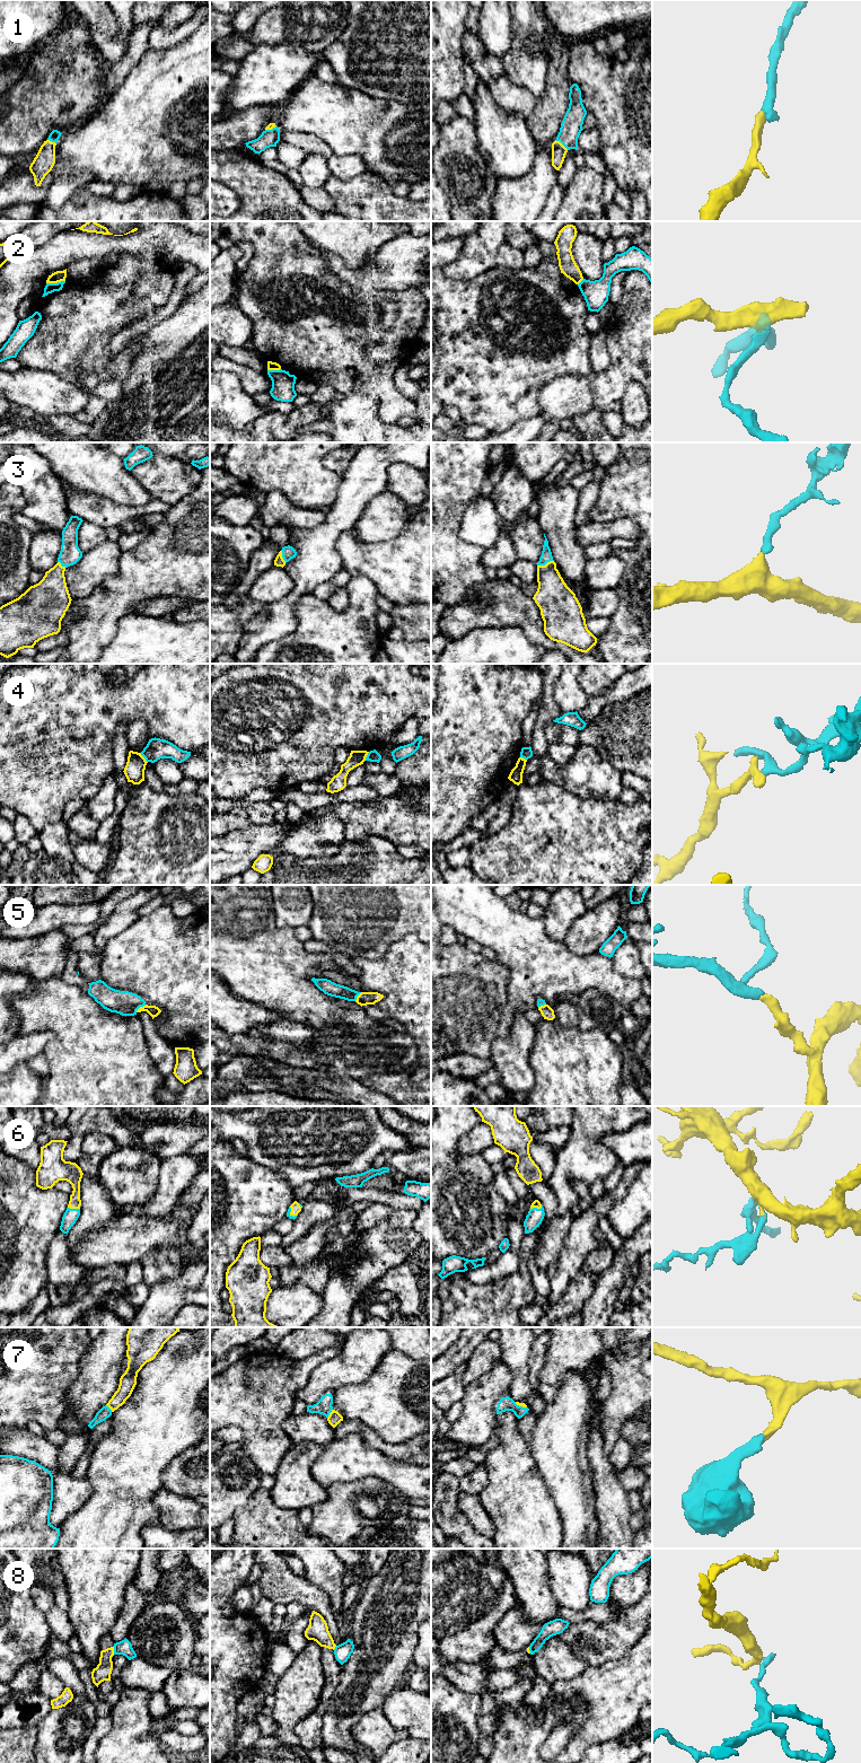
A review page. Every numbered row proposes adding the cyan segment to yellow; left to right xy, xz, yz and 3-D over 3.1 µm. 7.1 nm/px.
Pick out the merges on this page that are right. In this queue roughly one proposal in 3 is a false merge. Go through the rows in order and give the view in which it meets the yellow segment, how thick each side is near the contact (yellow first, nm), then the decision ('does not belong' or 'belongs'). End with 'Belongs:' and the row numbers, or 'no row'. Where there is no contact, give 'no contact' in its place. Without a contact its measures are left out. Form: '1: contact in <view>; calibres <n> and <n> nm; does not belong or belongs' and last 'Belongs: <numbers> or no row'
1: contact in yz; calibres 110 and 160 nm; belongs
2: contact in xy; calibres 80 and 70 nm; does not belong
3: contact in yz; calibres 260 and 80 nm; belongs
4: contact in xy; calibres 140 and 150 nm; does not belong
5: contact in xy; calibres 80 and 170 nm; belongs
6: contact in xy; calibres 140 and 100 nm; belongs
7: contact in xz; calibres 90 and 110 nm; belongs
8: contact in xy; calibres 120 and 110 nm; does not belong
Belongs: 1, 3, 5, 6, 7

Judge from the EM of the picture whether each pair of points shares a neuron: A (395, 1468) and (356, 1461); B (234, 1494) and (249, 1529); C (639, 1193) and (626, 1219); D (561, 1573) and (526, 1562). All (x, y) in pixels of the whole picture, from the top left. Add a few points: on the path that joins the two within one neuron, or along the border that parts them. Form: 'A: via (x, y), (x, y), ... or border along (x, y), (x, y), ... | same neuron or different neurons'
A: via (385, 1468), (366, 1462) | same neuron
B: border along (257, 1488), (249, 1500), (235, 1512), (233, 1518) | different neurons
C: via (639, 1200), (639, 1204), (631, 1212) | same neuron
D: border along (545, 1560), (548, 1590), (552, 1595) | different neurons

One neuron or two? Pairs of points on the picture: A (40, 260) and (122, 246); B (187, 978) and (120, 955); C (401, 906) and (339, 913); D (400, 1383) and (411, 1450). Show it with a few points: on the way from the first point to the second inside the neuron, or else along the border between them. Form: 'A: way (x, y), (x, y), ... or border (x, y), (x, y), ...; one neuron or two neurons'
A: way (60, 252), (66, 247), (75, 245), (102, 245); one neuron
B: way (170, 963), (163, 958), (137, 958); one neuron
C: way (385, 906), (361, 906), (354, 911); one neuron
D: border (419, 1435), (400, 1443), (385, 1443), (381, 1439); two neurons

